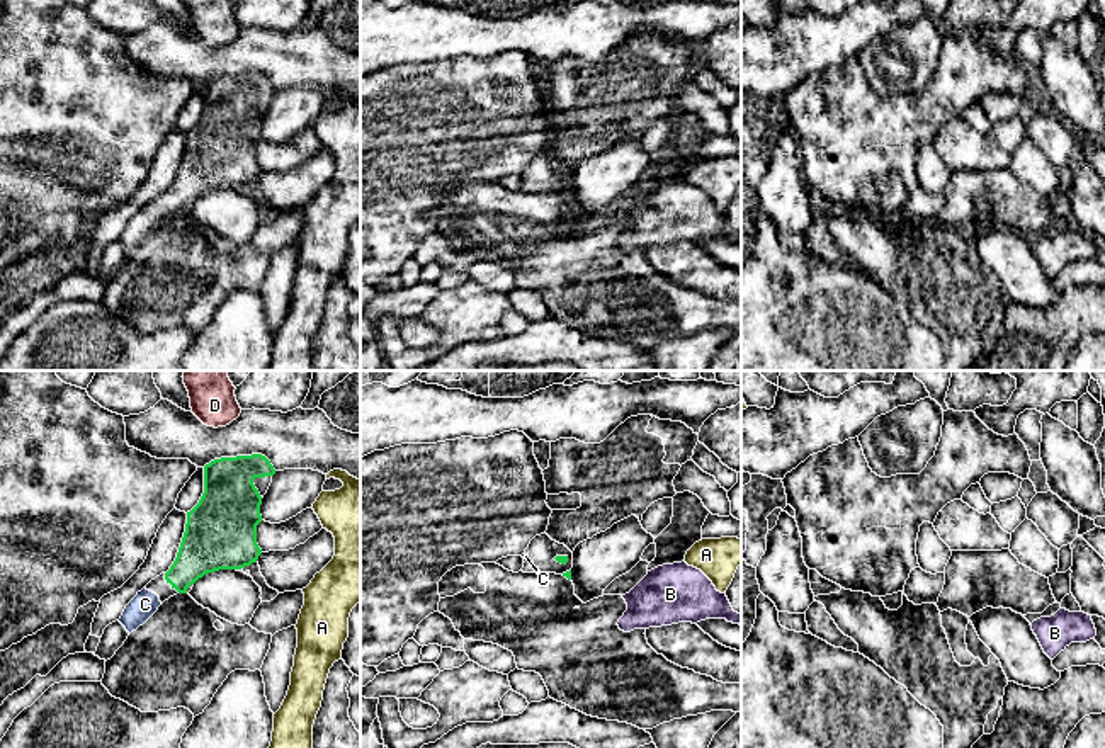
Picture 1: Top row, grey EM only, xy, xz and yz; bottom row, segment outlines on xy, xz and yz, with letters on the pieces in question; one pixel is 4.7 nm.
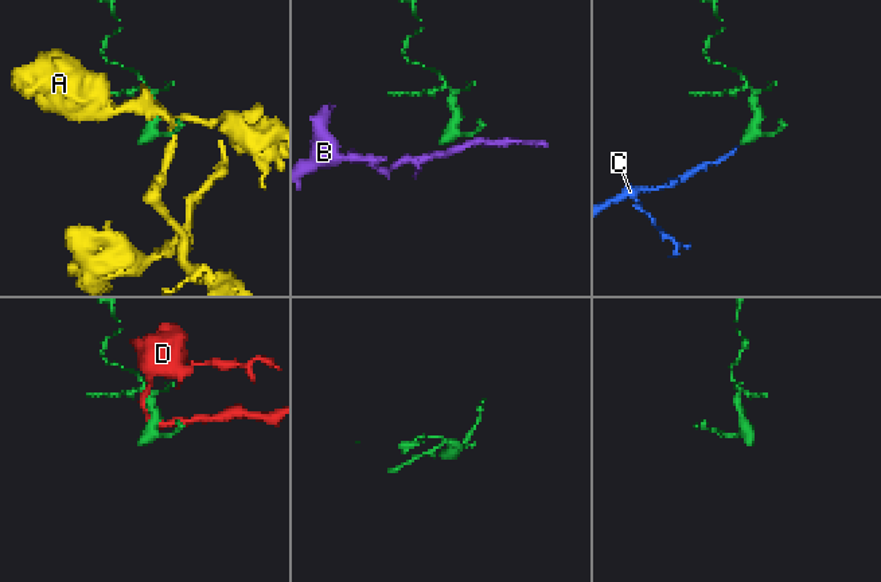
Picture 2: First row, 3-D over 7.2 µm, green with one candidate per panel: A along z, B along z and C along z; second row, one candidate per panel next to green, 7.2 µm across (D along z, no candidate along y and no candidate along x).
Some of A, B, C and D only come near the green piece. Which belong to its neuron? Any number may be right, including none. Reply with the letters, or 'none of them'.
C

